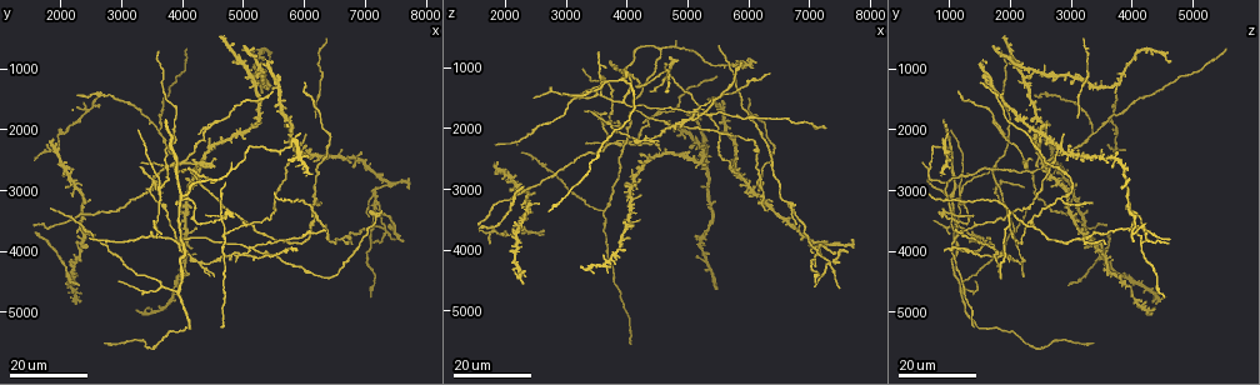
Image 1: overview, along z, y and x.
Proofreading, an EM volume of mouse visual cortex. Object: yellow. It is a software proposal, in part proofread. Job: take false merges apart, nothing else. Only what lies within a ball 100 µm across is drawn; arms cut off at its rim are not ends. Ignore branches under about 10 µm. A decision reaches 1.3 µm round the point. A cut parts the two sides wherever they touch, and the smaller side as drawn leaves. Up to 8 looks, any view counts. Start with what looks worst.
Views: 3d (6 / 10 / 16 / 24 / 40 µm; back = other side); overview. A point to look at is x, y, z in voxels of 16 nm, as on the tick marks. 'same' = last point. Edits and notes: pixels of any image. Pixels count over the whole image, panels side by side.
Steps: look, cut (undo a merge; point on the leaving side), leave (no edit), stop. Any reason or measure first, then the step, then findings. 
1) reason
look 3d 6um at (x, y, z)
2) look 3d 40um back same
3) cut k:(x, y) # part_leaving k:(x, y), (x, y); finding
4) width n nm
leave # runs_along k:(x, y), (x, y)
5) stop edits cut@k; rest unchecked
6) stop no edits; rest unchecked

four arms meet
look 3d 16um at (4650, 3450, 1100)

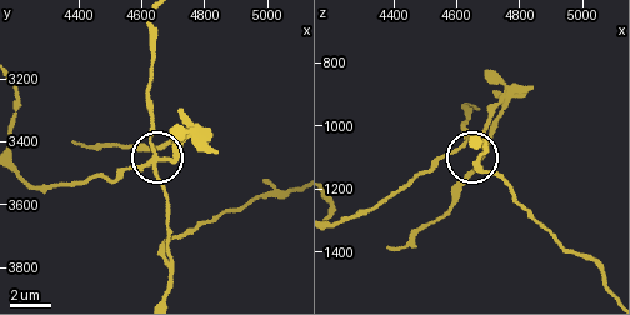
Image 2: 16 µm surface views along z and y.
look 3d 6um at (4630, 3460, 1050)

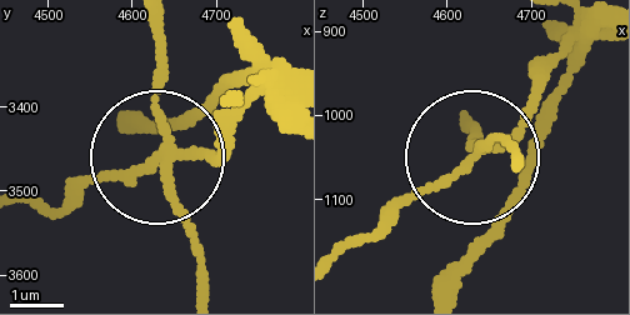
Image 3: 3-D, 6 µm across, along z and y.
side_arm 14 um
cut 3:(228, 159) # part_leaving 3:(173, 155), (29, 205); two neurons meet here

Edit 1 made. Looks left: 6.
see it whole again
look overview

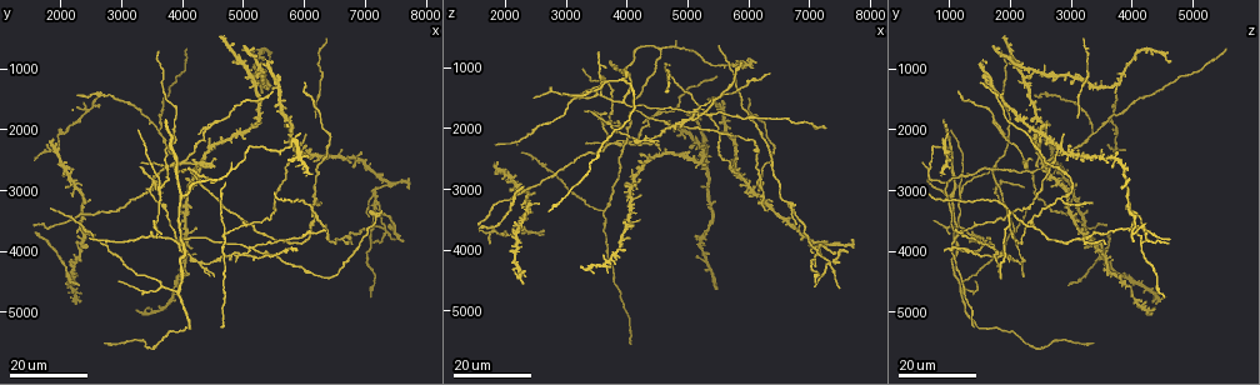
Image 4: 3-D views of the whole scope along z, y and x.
looks like a crossing
look 3d 24um at (5050, 3950, 1750)

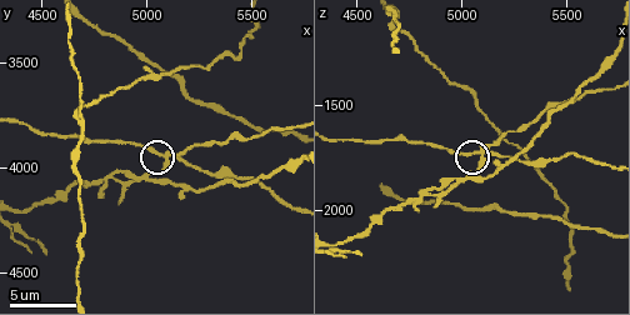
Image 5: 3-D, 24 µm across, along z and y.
look 3d 10um at (5090, 3960, 1740)

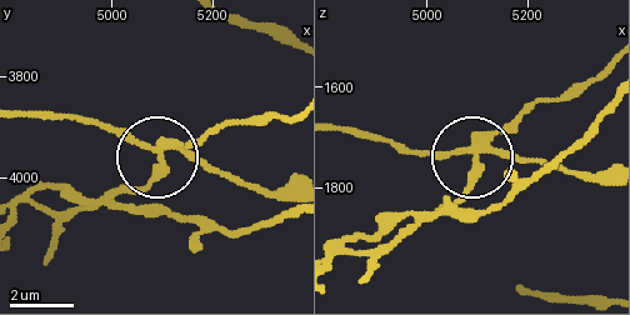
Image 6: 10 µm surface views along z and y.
arms 4
cut 6:(153, 176) # part_leaving 6:(478, 149), (461, 194), (381, 245), (341, 250); two neurons meet here

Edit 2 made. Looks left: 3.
a fork
look 3d 16um at (3600, 3000, 1200)

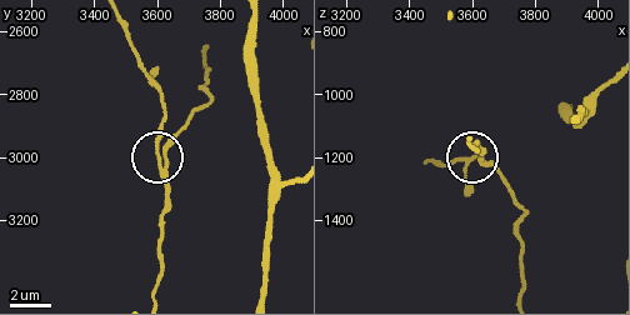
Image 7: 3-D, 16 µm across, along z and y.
look 3d 6um same

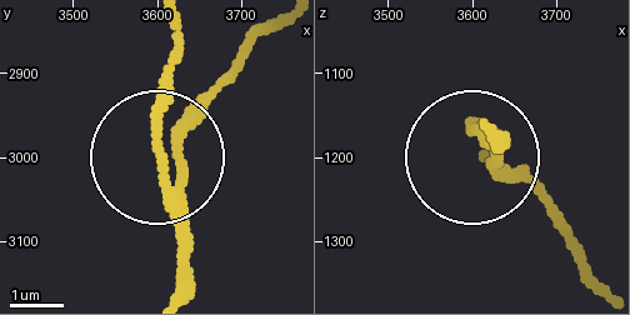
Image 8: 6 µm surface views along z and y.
width 230 nm
leave # continuous, no second neuron

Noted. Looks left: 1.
stop edits cut@3, cut@6; rest unchecked

